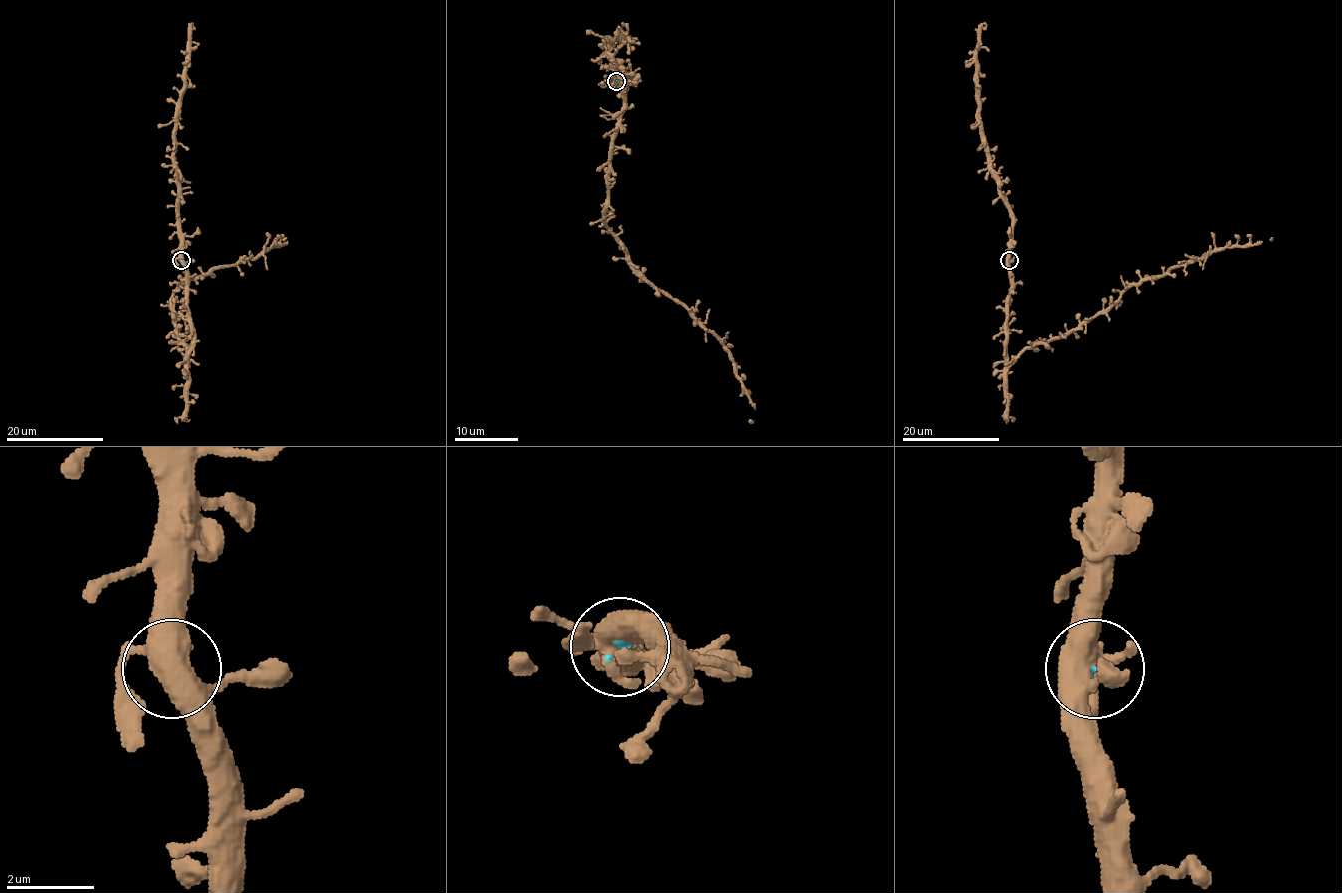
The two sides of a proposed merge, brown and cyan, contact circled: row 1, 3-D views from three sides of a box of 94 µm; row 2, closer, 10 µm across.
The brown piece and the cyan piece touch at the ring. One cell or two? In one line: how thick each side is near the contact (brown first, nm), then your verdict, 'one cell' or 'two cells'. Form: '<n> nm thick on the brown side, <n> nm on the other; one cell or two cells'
480 nm thick on the brown side, 70 nm on the other; one cell

